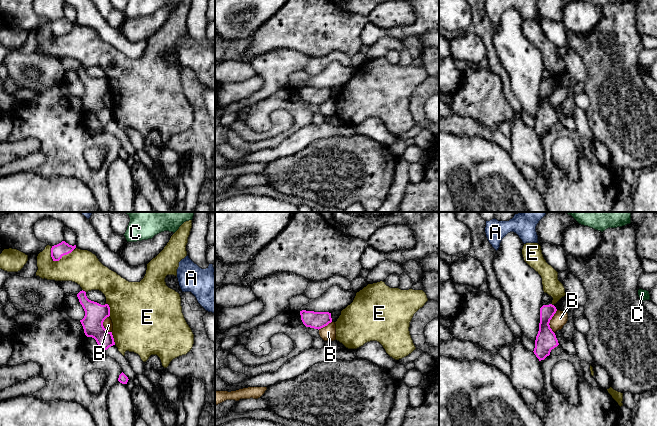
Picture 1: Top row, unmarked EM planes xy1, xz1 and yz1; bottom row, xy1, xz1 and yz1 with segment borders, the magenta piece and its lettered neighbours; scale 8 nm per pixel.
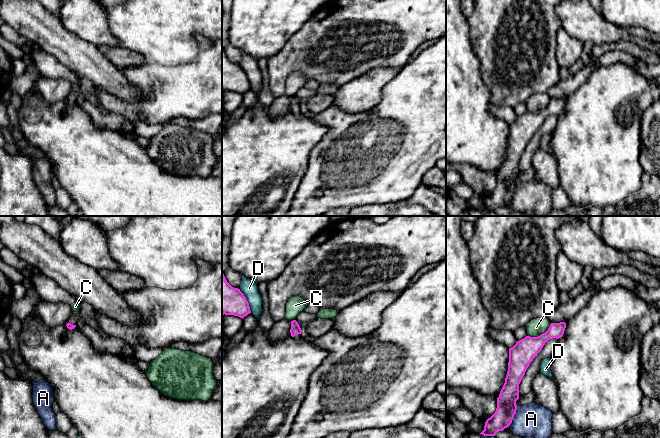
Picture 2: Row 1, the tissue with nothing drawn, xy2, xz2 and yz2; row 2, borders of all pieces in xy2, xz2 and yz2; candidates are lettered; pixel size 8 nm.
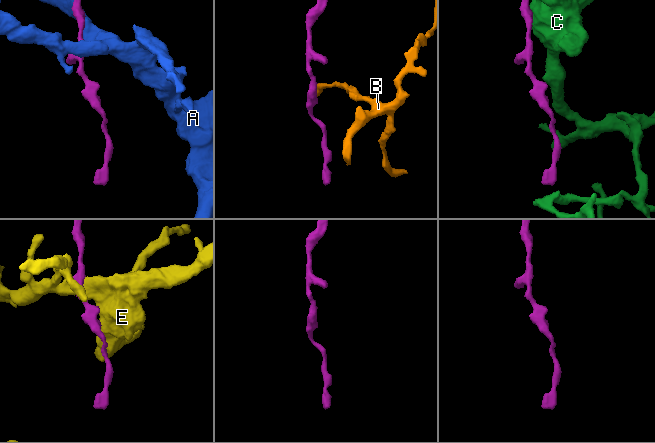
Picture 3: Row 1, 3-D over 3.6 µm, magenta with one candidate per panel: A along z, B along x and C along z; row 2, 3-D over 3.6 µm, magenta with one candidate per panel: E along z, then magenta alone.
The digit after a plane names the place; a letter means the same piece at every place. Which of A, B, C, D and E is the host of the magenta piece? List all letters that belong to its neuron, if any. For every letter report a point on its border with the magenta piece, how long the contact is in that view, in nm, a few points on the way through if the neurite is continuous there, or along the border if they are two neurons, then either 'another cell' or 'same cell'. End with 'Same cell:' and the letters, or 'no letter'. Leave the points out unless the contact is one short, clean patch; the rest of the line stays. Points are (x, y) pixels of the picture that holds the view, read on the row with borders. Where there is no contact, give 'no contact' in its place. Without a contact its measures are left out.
A: yz2 (513, 416) | 170 nm | another cell
B: yz1 (549, 322) | 190 nm | along yz1 (557, 310), (549, 323), (549, 327), (554, 333) | another cell
C: yz2 (541, 334) | 220 nm | along yz2 (551, 323), (539, 335), (528, 336) | another cell
D: xz2 (246, 300) | 220 nm | along xz2 (239, 288), (251, 312) | another cell
E: xy1 (61, 257) | 200 nm | another cell
Same cell: no letter

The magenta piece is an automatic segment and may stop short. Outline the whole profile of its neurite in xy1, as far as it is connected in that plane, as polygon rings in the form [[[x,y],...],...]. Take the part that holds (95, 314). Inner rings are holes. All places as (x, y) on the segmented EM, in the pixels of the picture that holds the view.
[[[83,290],[77,294],[77,297],[85,311],[84,318],[80,320],[85,335],[94,338],[103,350],[115,345],[112,332],[108,332],[103,326],[104,320],[110,316],[109,305],[89,300]]]

